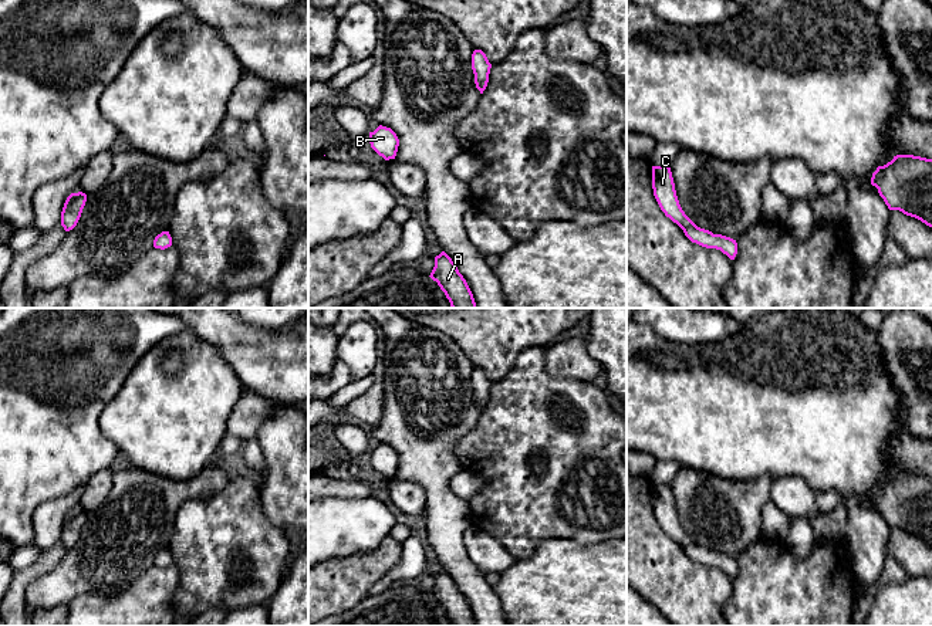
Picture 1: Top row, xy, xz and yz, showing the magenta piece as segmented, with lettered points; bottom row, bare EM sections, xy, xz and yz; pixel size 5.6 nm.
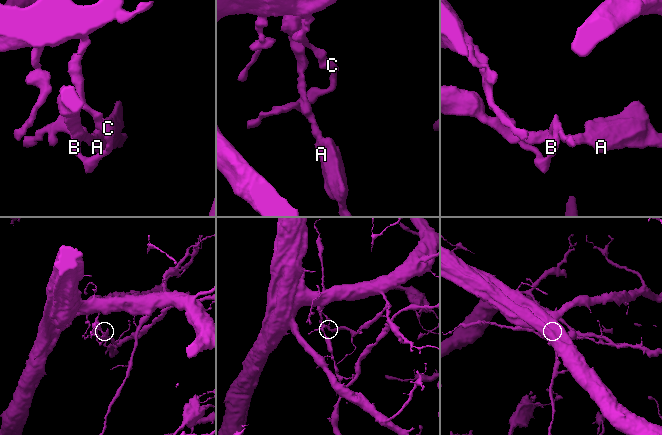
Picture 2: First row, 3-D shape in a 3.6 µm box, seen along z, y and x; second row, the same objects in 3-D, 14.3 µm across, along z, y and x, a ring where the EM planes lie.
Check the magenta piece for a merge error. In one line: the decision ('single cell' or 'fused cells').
fused cells

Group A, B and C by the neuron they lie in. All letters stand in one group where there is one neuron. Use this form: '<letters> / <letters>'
A B / C

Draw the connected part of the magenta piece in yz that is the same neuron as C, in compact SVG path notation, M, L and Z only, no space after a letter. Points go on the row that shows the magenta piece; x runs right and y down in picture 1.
M652 166L652 189L661 210L683 230L692 243L715 248L716 236L698 227L682 210L669 166Z

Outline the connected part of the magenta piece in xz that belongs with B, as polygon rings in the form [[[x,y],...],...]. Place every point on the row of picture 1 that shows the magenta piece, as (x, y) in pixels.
[[[379,125],[374,132],[369,132],[369,143],[379,156],[389,160],[396,156],[399,139],[391,128]]]

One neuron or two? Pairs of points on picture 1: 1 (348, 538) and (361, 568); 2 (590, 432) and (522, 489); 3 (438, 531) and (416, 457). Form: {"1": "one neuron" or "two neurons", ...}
{"1": "two neurons", "2": "one neuron", "3": "one neuron"}

